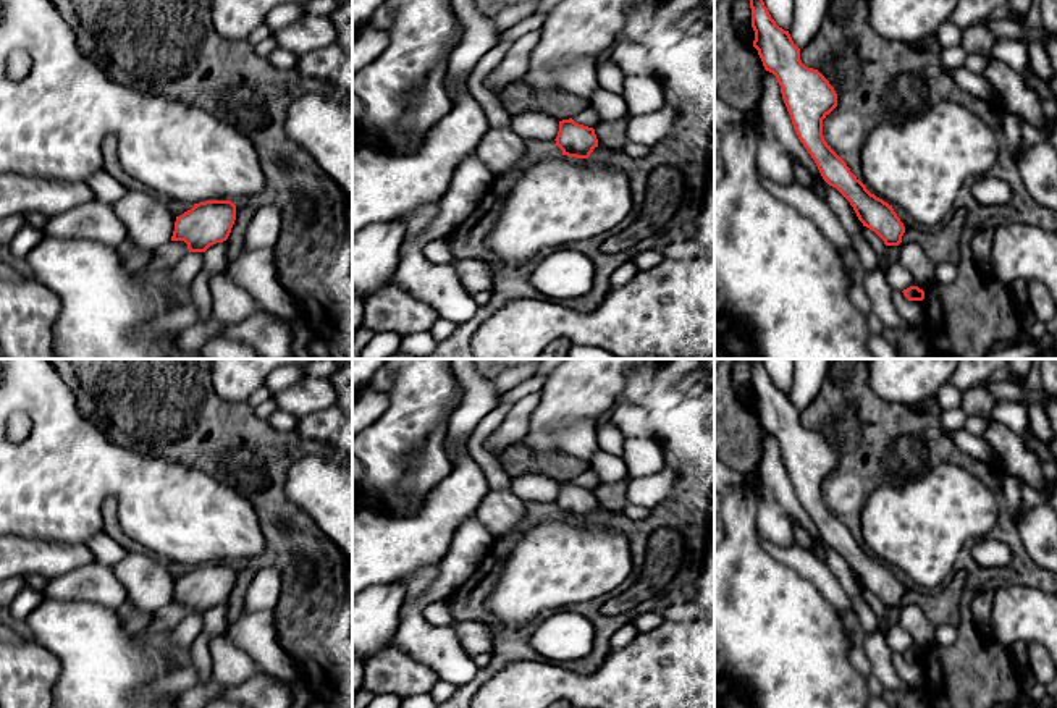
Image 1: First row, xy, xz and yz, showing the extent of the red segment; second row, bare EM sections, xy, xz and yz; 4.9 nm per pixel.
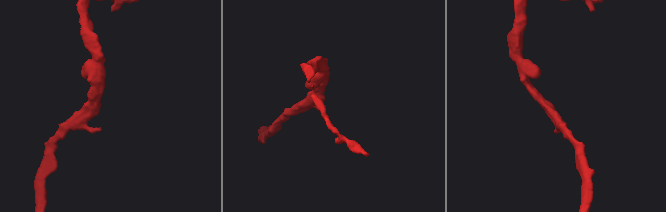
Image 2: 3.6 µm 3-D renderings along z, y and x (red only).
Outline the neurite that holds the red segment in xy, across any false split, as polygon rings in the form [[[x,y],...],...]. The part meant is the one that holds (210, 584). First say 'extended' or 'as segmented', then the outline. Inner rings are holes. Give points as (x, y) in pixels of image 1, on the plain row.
as segmented; [[[205,563],[176,579],[171,603],[184,603],[189,614],[205,614],[228,601],[236,582],[231,563]]]

